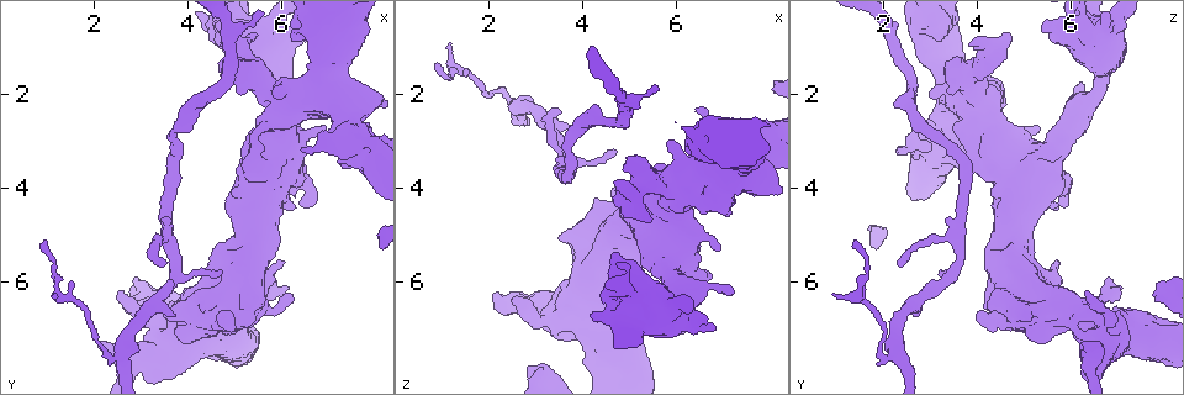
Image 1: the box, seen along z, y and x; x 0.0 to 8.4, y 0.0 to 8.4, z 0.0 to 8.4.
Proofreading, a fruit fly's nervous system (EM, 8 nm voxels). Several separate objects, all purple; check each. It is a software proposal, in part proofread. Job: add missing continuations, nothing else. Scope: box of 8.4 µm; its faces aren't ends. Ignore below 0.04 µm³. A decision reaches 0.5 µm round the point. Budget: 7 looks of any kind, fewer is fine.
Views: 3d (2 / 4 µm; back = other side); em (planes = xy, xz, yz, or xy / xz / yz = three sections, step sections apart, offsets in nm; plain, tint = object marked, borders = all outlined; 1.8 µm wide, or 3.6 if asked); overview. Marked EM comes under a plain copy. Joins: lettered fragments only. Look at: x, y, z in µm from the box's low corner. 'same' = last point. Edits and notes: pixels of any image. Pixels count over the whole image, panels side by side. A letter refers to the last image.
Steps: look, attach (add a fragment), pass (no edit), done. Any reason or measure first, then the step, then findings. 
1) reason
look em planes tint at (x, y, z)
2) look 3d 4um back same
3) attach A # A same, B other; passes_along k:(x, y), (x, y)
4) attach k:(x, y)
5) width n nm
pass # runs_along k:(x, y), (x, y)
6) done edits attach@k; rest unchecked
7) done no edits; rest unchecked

tapers out
look 3d 2um at (3.50, 5.60, 2.35)

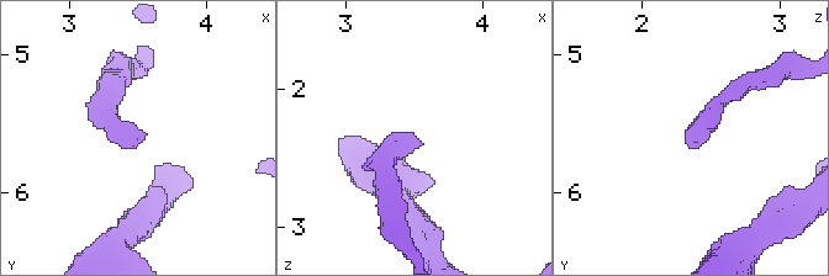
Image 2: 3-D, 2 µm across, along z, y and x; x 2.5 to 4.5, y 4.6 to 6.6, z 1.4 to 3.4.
shape alone is not enough
look em yz step 16 borders at (3.52, 5.54, 2.38)

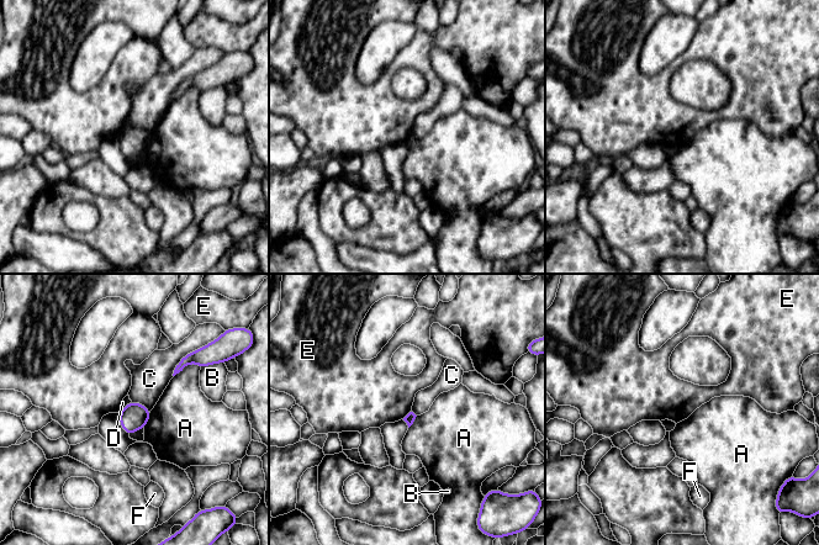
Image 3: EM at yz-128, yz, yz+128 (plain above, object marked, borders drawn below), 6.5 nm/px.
longest_contact C 200 nm
pass # A other, B other, C other, D other, E other, F other; border 3:(411, 411), (402, 418); none of them fits

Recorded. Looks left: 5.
stops while still wide
look em yz step 4 borders at (6.25, 4.40, 5.75)

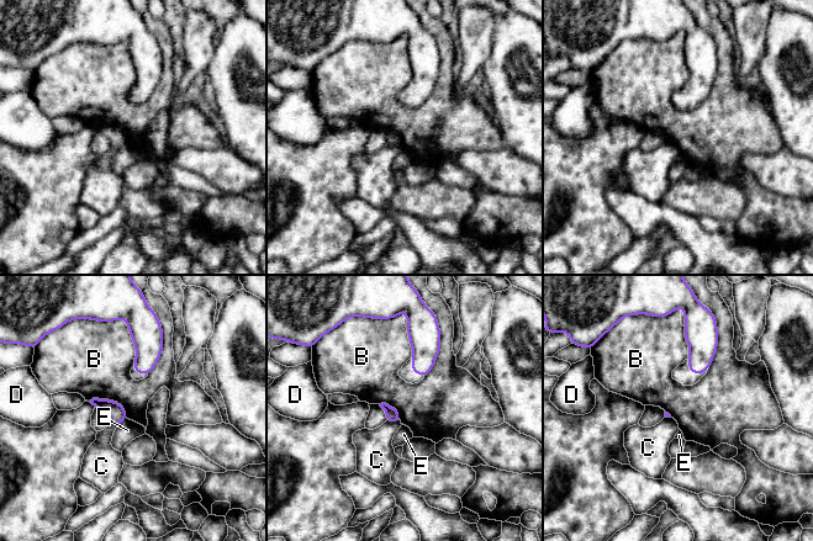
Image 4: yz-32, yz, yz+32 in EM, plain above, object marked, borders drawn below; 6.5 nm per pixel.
longest_contact B 280 nm
pass # B other, C other, D other, E other; none of them fits

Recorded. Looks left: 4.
sharp bend
look 3d 4um at (5.65, 0.75, 6.50)

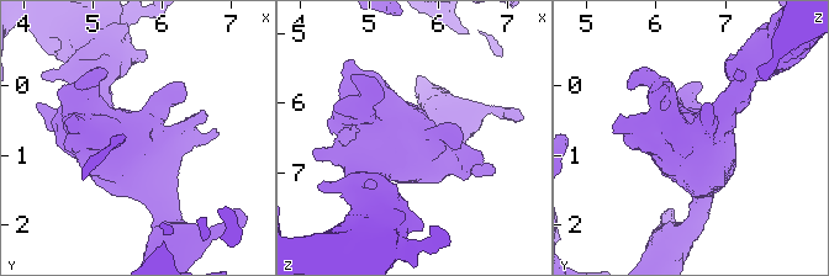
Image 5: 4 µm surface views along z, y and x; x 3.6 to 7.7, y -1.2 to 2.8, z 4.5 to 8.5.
shape alone is not enough
look em 3.6um planes tint at (5.60, 0.70, 6.55)

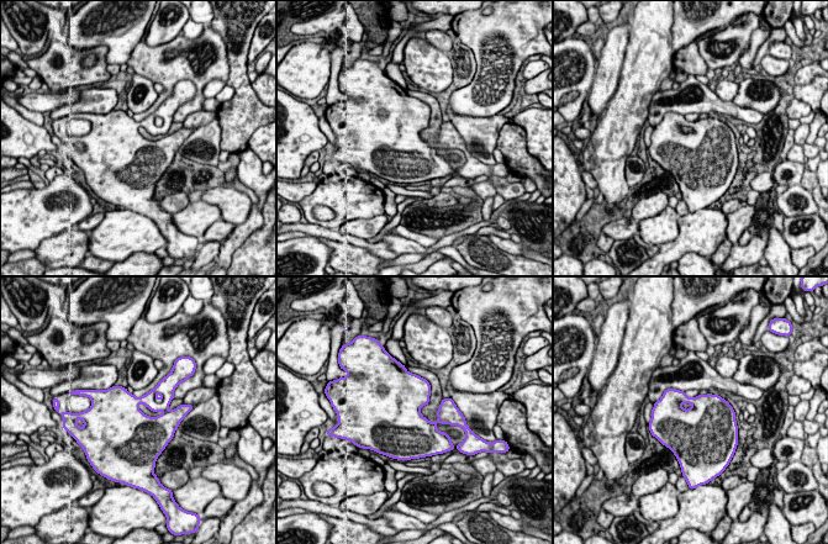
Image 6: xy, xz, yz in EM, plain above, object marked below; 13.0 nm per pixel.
see the neighbours
look em 3.6um planes borders same

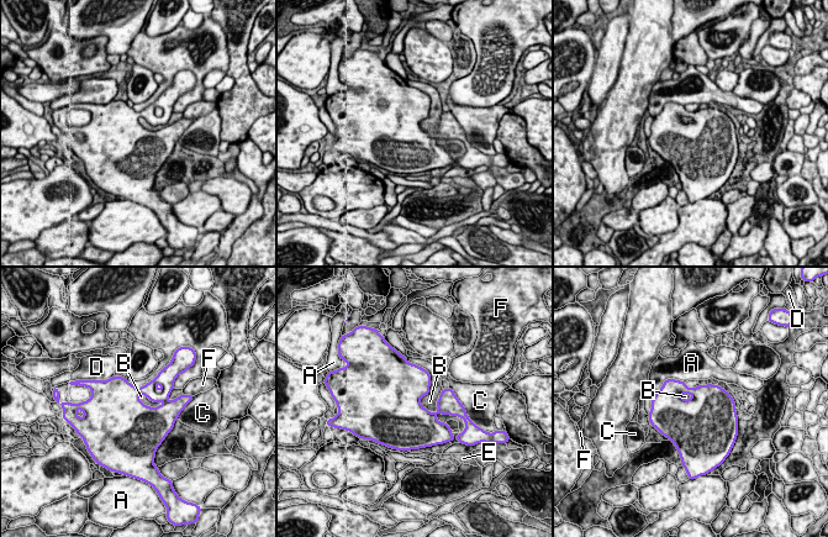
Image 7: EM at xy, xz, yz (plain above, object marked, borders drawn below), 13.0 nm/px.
pass # A other, B other, C other, D other, E other, F other; border 7:(410, 363), (455, 416); no lettered fragment goes on from it

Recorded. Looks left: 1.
done no edits; rest unchecked

